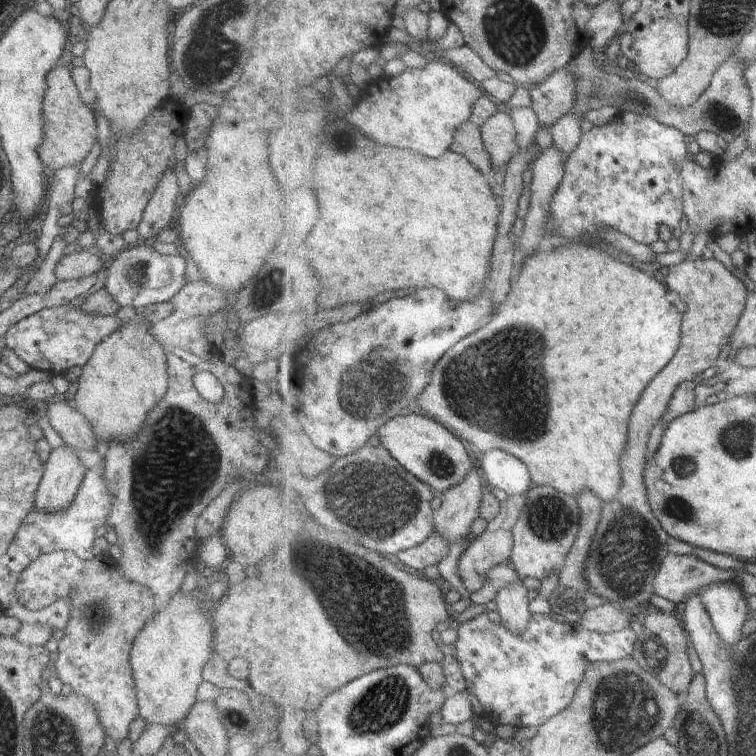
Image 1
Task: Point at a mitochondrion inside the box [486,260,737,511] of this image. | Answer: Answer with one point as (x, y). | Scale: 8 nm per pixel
(684, 464)

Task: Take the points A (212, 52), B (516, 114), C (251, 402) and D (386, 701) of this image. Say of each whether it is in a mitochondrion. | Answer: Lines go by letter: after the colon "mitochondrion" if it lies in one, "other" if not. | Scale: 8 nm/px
A: mitochondrion
B: other
C: other
D: mitochondrion

